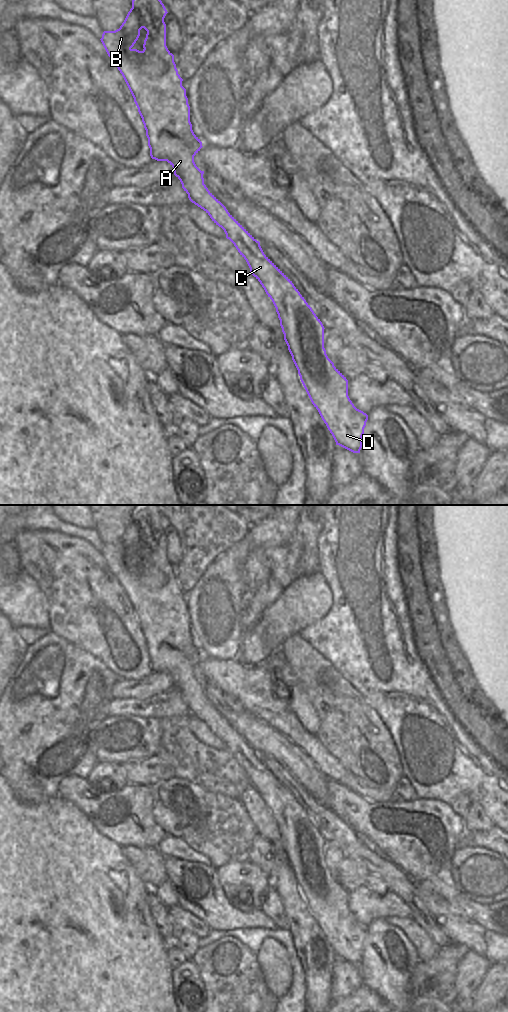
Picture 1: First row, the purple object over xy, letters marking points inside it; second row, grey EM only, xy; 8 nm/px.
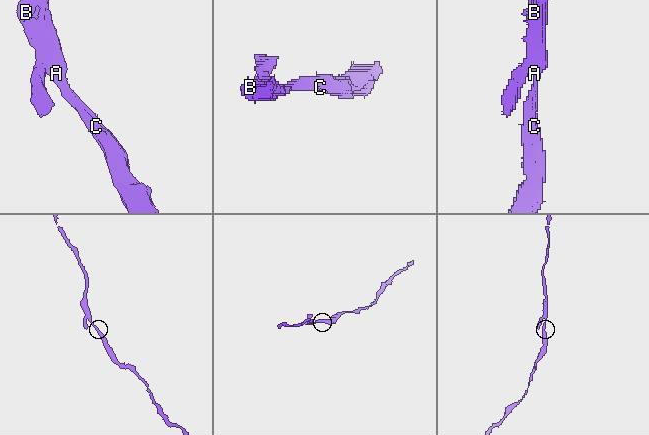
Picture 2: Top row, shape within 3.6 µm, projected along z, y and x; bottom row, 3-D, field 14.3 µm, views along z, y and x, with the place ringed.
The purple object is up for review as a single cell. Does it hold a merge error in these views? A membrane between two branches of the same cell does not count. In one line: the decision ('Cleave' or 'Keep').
Keep.

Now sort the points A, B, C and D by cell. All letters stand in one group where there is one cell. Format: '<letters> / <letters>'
A B C D

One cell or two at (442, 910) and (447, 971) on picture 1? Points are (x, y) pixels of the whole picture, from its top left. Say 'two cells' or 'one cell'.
two cells

